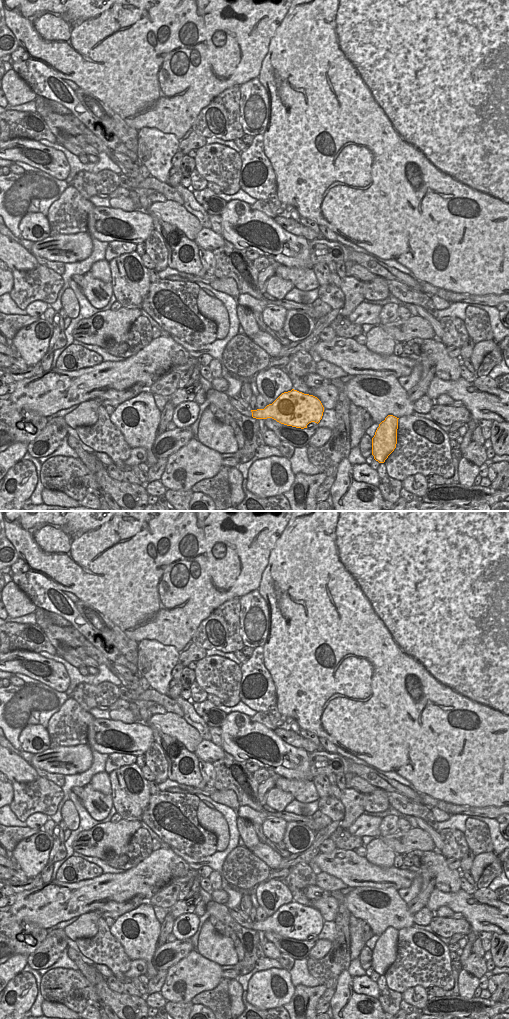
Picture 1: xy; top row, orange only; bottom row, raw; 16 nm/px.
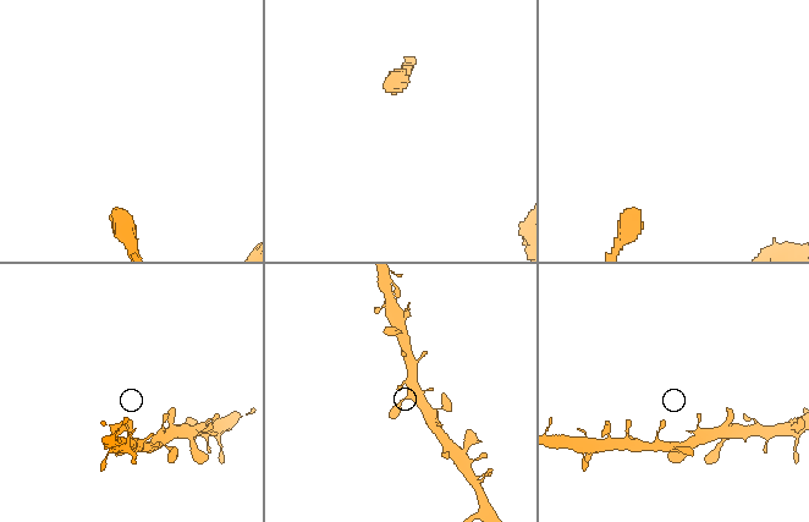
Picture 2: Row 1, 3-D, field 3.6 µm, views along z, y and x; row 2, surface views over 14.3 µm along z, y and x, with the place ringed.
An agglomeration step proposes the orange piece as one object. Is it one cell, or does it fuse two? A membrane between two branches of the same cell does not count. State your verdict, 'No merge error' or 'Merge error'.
No merge error

